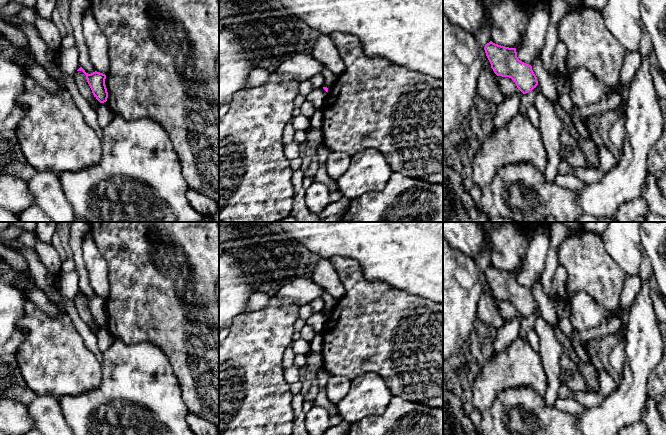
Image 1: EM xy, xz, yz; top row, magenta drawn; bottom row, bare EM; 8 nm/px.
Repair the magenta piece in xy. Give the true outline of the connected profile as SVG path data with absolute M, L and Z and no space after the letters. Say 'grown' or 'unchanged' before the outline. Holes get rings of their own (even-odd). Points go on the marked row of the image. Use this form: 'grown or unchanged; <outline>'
unchanged; M80 67L77 71L82 71L86 75L87 82L92 90L94 97L100 103L106 102L108 98L108 92L105 85L106 75L97 71L88 74L82 67Z

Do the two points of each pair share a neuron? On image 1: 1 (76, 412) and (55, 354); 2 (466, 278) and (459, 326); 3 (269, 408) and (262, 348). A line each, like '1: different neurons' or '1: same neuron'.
1: different neurons
2: same neuron
3: same neuron

